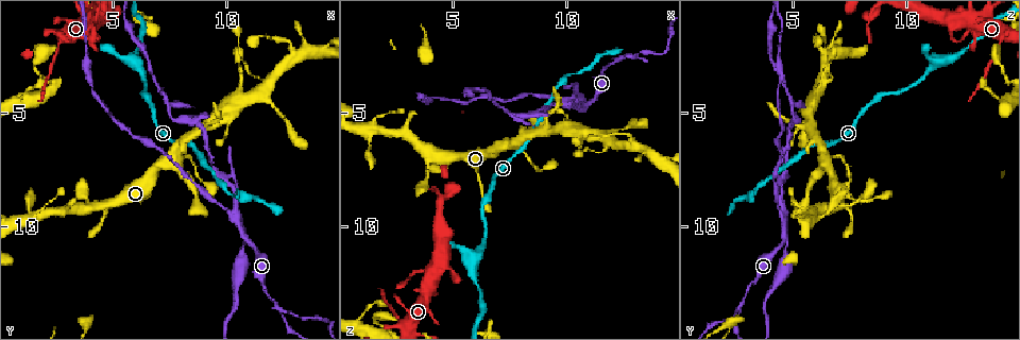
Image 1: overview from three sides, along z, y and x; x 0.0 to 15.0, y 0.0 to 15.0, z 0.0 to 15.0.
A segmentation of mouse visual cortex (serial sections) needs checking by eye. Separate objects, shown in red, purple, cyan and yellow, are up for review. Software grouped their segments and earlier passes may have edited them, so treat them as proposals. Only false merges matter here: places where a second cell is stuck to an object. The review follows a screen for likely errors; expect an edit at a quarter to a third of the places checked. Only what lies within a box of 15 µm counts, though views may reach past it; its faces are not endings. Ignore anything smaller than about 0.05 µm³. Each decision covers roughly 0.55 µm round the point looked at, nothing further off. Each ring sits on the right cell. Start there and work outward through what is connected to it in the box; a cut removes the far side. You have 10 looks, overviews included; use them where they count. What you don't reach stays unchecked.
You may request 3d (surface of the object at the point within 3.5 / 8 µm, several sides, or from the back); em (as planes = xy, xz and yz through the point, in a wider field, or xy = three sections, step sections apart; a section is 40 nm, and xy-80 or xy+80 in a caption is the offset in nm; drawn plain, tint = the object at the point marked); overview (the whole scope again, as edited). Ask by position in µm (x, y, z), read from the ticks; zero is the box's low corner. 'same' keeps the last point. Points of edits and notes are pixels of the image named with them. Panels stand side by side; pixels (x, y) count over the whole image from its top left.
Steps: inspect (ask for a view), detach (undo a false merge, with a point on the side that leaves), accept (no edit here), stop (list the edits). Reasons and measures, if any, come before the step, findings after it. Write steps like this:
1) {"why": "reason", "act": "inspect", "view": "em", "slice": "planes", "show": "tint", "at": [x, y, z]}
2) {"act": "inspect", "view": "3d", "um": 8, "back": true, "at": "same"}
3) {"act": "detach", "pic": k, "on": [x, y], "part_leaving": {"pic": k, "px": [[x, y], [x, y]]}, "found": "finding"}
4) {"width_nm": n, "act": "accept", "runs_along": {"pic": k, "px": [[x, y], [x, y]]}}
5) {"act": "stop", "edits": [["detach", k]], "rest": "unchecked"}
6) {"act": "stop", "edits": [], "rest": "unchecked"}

{"why": "branch point", "act": "inspect", "view": "3d", "um": 8, "at": [10.4, 9.6, 4.6]}

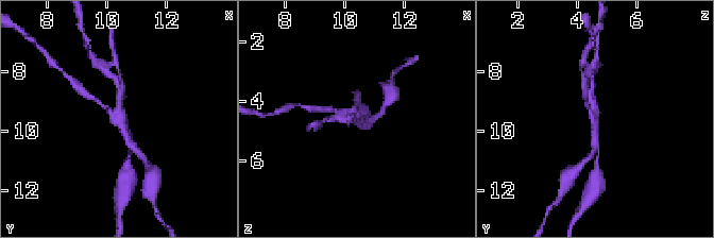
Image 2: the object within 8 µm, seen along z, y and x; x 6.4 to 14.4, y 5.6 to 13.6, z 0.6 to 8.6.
{"arms": 3, "arm_widths_nm": [150, 200, 200], "act": "inspect", "view": "em", "slice": "xy", "step": 2, "show": "tint", "at": [10.4, 9.7, 4.5]}

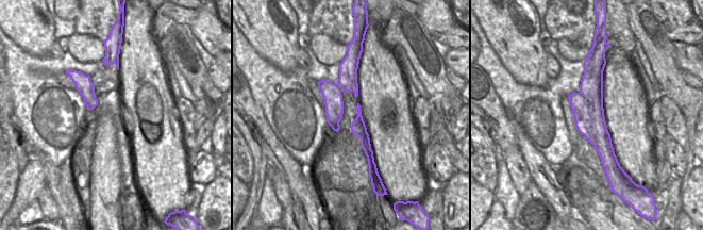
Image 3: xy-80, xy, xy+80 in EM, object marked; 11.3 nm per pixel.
{"act": "detach", "pic": 2, "on": [126, 169], "border": {"pic": 3, "px": [[580, 92], [593, 124], [597, 150]]}, "found": "two cells meet here"}

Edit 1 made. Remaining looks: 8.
{"act": "inspect", "view": "3d", "um": 8, "at": [12.3, 13.7, 2.7]}

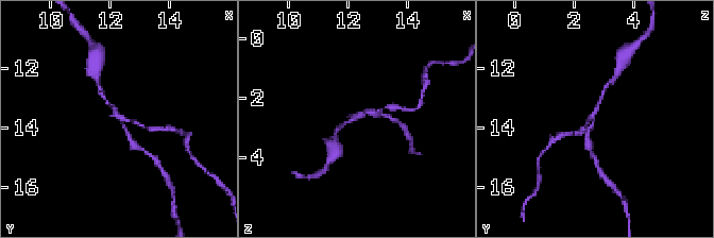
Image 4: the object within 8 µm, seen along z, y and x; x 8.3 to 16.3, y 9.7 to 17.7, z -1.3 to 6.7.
{"act": "inspect", "view": "3d", "um": 3.5, "at": [12.3, 13.6, 2.6]}

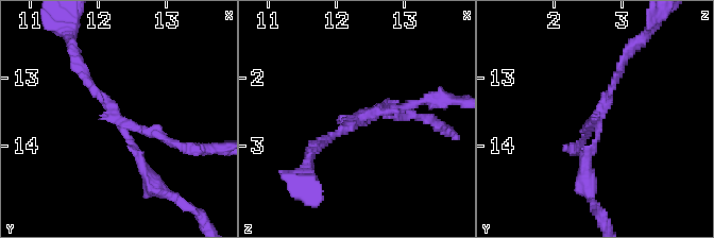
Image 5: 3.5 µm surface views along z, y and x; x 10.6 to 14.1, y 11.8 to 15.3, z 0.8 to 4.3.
{"arms": 3, "arm_widths_nm": [100, 150, 150], "why": "shape alone is not enough", "act": "inspect", "view": "em", "slice": "xy", "step": 2, "show": "tint", "at": [12.30, 13.65, 2.65]}

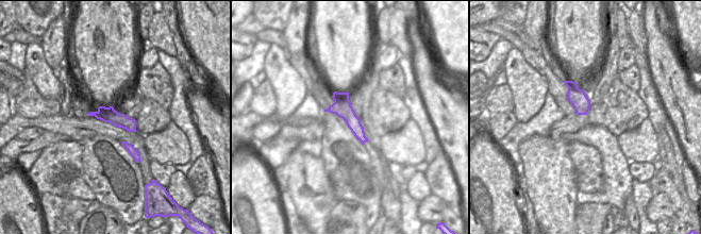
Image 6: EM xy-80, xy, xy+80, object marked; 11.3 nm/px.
{"act": "detach", "pic": 5, "on": [163, 136], "part_leaving": {"pic": 5, "px": [[119, 119], [174, 146], [214, 149]]}, "found": "a second cell is stuck on"}

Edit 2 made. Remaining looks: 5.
{"why": "thin neck", "act": "inspect", "view": "3d", "um": 8, "at": [2.5, 2.2, 14.0]}

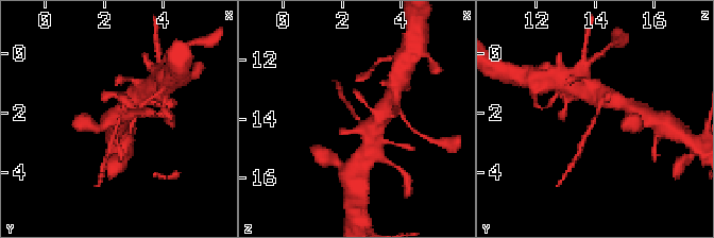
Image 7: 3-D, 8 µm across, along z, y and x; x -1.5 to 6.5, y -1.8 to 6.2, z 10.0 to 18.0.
{"act": "inspect", "view": "em", "slice": "planes", "show": "tint", "at": [2.6, 2.1, 14.0]}

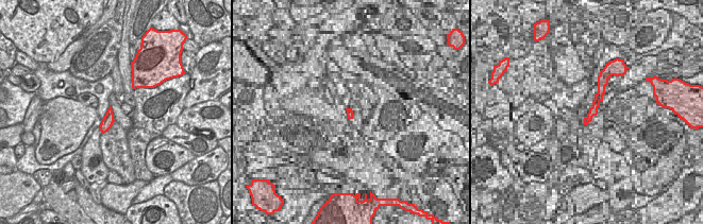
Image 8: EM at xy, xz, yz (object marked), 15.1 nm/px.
{"width_nm": 170, "act": "detach", "pic": 7, "on": [590, 126], "part_leaving": {"pic": 7, "px": [[597, 113], [583, 139], [580, 151]]}, "found": "a second cell is stuck on"}

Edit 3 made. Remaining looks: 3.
{"act": "stop", "edits": [["detach", 2], ["detach", 5], ["detach", 7]], "rest": "unchecked"}

